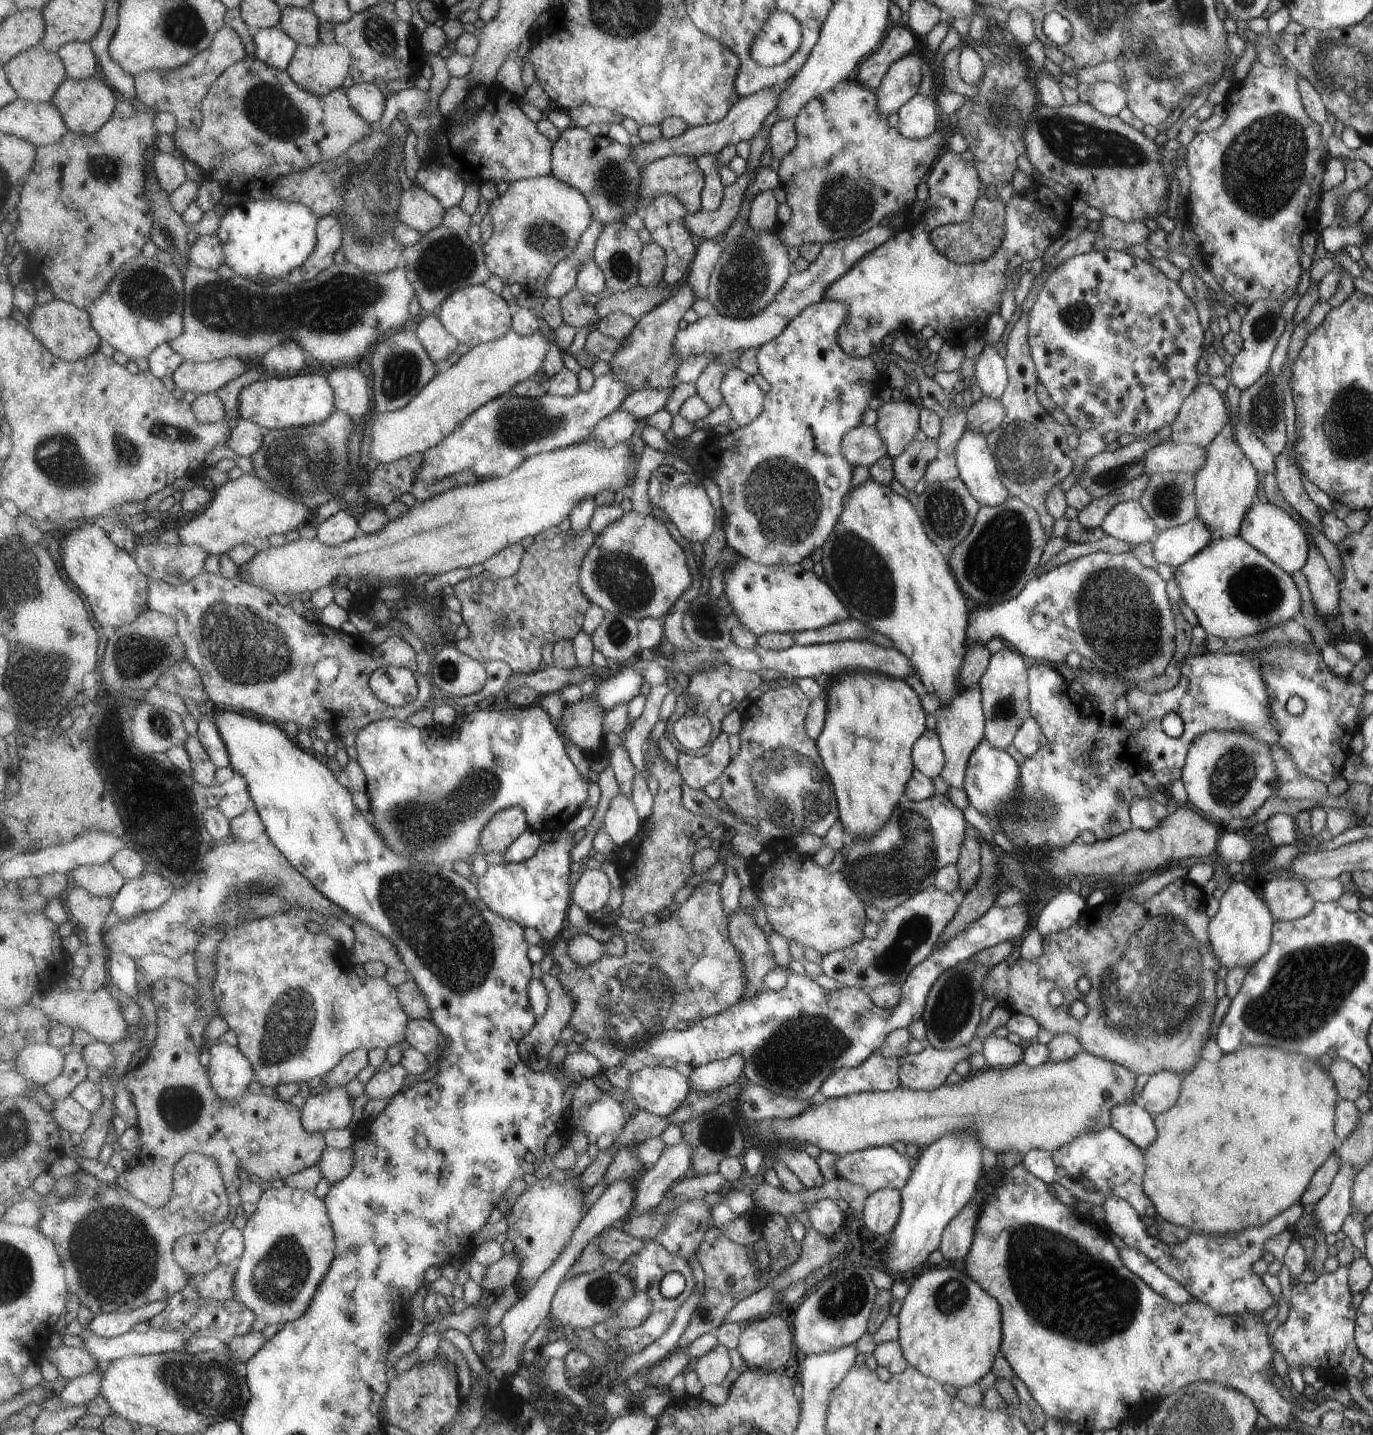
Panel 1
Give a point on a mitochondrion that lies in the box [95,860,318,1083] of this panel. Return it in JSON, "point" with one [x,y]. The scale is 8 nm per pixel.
{"point":[240,898]}

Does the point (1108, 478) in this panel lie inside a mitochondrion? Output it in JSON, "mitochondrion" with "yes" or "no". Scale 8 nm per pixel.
{"mitochondrion":"yes"}

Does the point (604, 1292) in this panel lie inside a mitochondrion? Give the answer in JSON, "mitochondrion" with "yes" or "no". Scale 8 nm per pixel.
{"mitochondrion":"yes"}

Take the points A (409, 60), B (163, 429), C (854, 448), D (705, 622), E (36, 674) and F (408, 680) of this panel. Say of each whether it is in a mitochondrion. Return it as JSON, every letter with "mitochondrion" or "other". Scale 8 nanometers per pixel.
{"A":"mitochondrion","B":"mitochondrion","C":"other","D":"mitochondrion","E":"mitochondrion","F":"other"}

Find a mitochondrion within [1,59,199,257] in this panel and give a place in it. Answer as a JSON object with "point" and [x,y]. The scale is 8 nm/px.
{"point":[102,168]}

